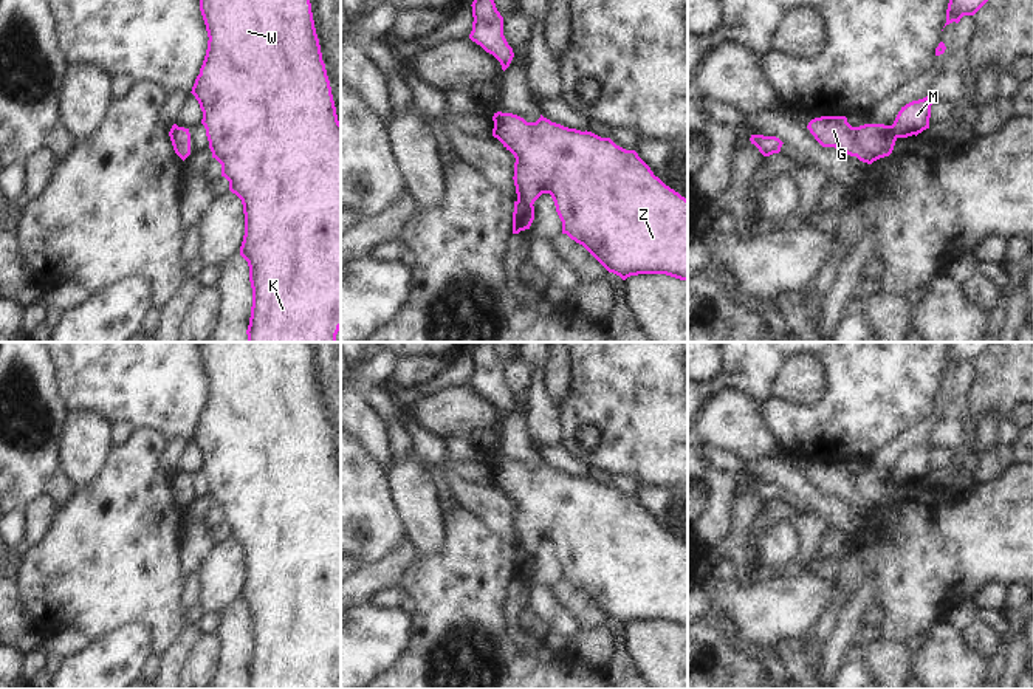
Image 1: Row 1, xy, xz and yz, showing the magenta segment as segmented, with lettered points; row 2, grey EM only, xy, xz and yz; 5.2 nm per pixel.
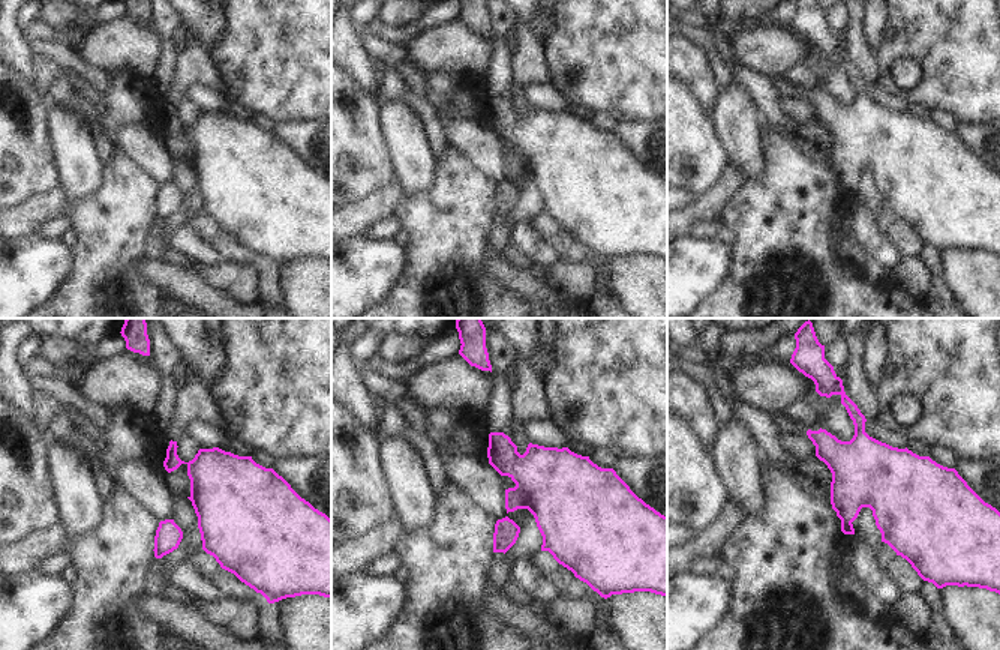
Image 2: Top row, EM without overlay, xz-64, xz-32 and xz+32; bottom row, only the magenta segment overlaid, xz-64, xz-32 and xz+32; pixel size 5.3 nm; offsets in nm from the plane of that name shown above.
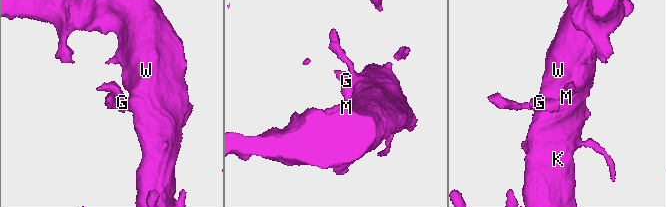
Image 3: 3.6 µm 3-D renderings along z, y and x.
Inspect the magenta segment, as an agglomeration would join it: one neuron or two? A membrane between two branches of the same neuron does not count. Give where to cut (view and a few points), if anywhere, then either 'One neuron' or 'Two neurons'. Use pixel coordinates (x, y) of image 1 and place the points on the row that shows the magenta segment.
Split along xz (518, 198), (531, 205). Two neurons.

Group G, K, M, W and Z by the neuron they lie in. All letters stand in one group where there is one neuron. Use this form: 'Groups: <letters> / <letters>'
Groups: G K W Z / M.

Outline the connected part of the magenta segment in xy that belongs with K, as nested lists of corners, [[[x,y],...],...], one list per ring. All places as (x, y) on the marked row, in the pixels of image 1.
[[[200,0],[208,31],[208,50],[192,94],[203,111],[212,158],[221,164],[221,177],[243,204],[245,235],[240,255],[248,262],[252,307],[246,342],[336,342],[341,328],[341,122],[331,94],[310,0]]]

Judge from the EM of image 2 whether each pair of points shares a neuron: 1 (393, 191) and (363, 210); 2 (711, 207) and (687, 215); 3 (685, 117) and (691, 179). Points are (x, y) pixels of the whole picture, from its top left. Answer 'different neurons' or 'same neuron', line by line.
1: same neuron
2: same neuron
3: same neuron

